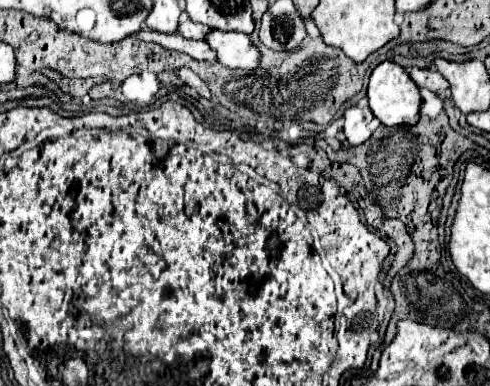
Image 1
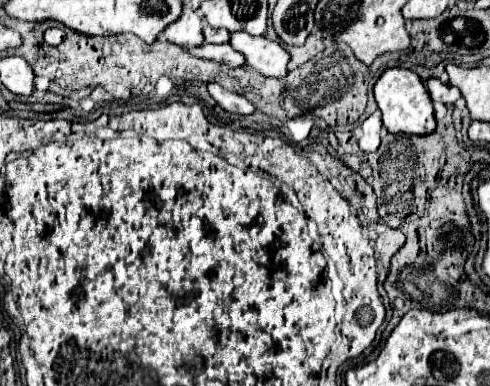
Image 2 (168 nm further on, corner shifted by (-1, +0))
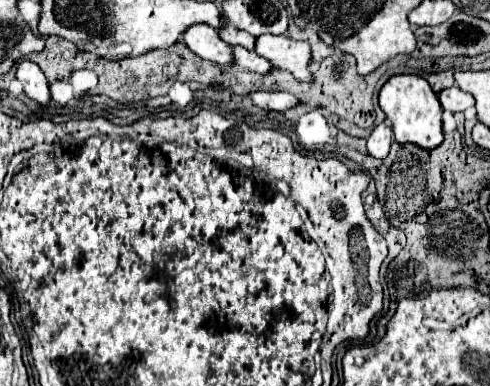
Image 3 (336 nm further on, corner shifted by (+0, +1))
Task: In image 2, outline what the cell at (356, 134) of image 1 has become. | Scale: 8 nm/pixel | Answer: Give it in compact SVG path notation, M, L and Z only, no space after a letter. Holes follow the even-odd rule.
M376 111L372 117L368 117L362 123L362 137L358 143L364 153L372 153L380 147L380 129L382 129L382 119L380 119L380 111Z

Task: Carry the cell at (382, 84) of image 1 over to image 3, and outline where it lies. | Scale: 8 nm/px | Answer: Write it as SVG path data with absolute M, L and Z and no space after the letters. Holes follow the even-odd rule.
M409 74L391 76L379 90L379 106L385 112L387 120L391 120L391 128L397 142L401 144L411 142L421 148L435 148L443 142L441 104L437 100L437 94L427 84L427 80L423 80L421 76Z

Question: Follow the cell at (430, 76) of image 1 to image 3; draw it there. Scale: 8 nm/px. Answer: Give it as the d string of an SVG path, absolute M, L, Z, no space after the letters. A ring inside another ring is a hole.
M451 86L451 88L445 88L439 92L439 102L445 110L449 112L463 112L465 108L473 106L473 96L469 96L467 92L459 90L457 86Z

